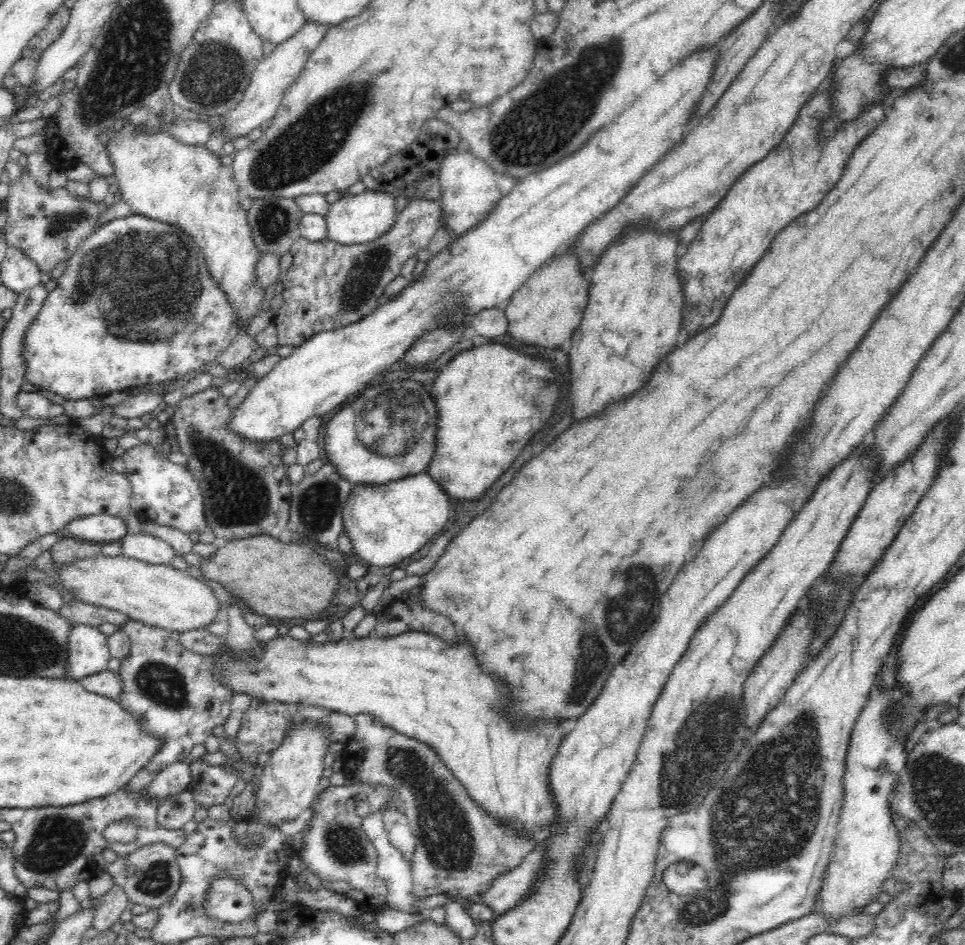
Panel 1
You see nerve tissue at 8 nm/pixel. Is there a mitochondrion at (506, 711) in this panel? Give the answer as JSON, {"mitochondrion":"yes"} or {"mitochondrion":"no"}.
{"mitochondrion":"no"}

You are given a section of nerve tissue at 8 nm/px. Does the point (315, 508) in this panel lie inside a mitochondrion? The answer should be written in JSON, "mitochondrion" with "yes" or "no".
{"mitochondrion":"yes"}

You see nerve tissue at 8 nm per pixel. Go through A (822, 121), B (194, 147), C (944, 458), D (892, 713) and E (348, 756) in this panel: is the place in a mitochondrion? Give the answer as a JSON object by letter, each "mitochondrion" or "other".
{"A":"other","B":"other","C":"other","D":"other","E":"other"}

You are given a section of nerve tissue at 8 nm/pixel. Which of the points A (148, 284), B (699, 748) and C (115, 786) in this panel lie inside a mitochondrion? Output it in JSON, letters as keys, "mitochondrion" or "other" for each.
{"A":"mitochondrion","B":"mitochondrion","C":"other"}

